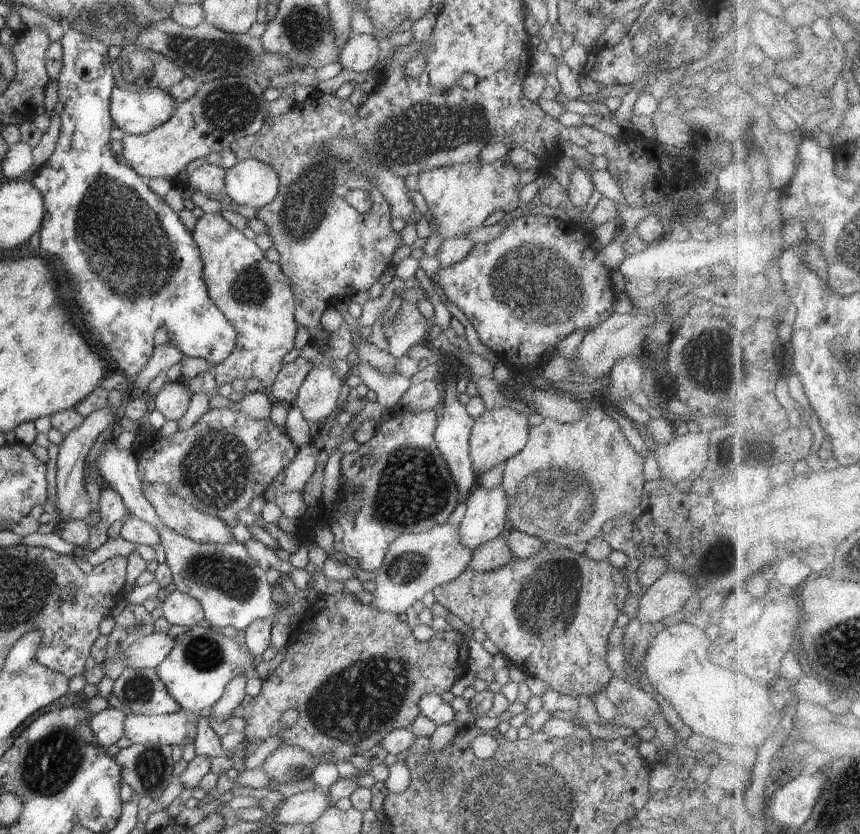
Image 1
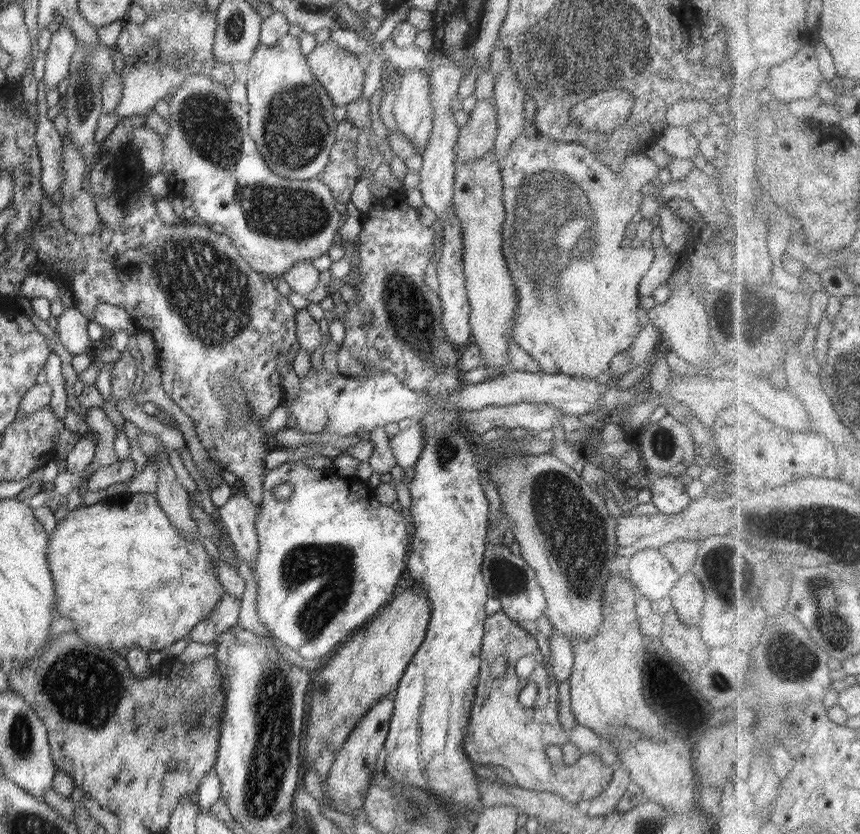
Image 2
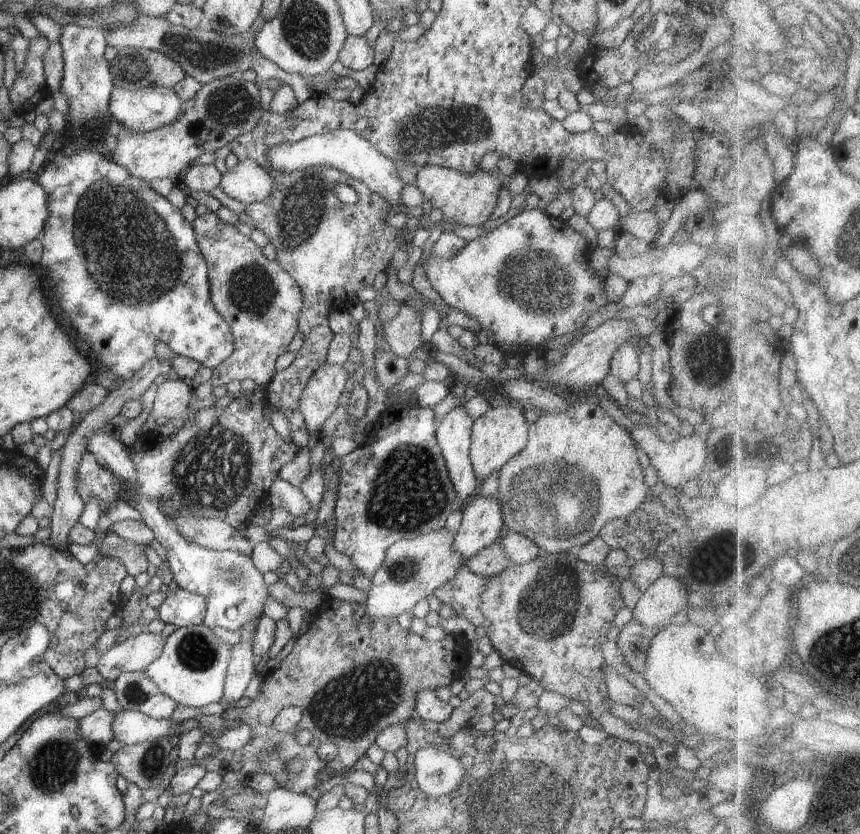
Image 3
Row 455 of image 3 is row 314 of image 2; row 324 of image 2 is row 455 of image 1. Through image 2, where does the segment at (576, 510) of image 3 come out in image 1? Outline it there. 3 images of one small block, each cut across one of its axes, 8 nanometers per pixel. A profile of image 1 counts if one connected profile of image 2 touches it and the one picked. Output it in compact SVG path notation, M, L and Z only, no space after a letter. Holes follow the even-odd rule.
M595 400L585 402L584 414L582 414L580 420L576 420L575 422L558 422L558 420L546 418L542 424L532 426L529 429L528 443L524 446L524 449L505 461L504 480L501 486L502 490L504 490L504 494L506 494L506 500L508 500L506 518L509 529L518 530L524 532L524 534L530 534L530 536L536 536L536 538L541 539L544 544L556 543L559 547L570 548L576 553L584 553L586 544L601 535L602 526L608 520L616 519L618 516L631 512L640 505L642 494L644 494L644 484L646 484L643 461L642 456L634 450L626 439L626 436L620 429L616 420L611 417L611 414L606 414Z

